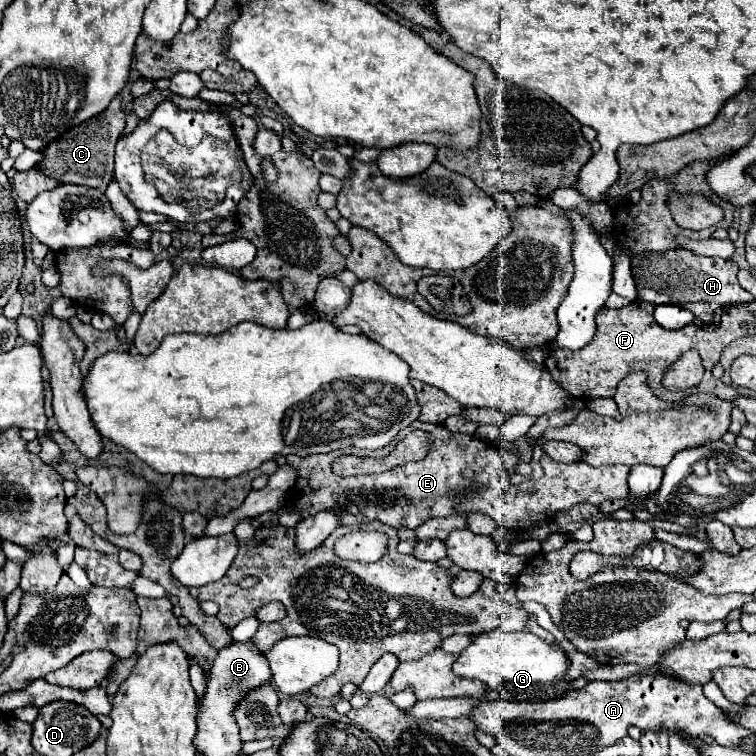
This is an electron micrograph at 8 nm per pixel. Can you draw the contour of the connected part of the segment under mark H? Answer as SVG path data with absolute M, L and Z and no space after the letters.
M674 248L664 254L644 254L640 258L632 258L632 278L636 282L640 300L652 304L668 302L682 306L702 322L710 322L716 308L752 302L752 294L740 288L736 280L736 272L738 266L730 260L696 256L682 248Z

